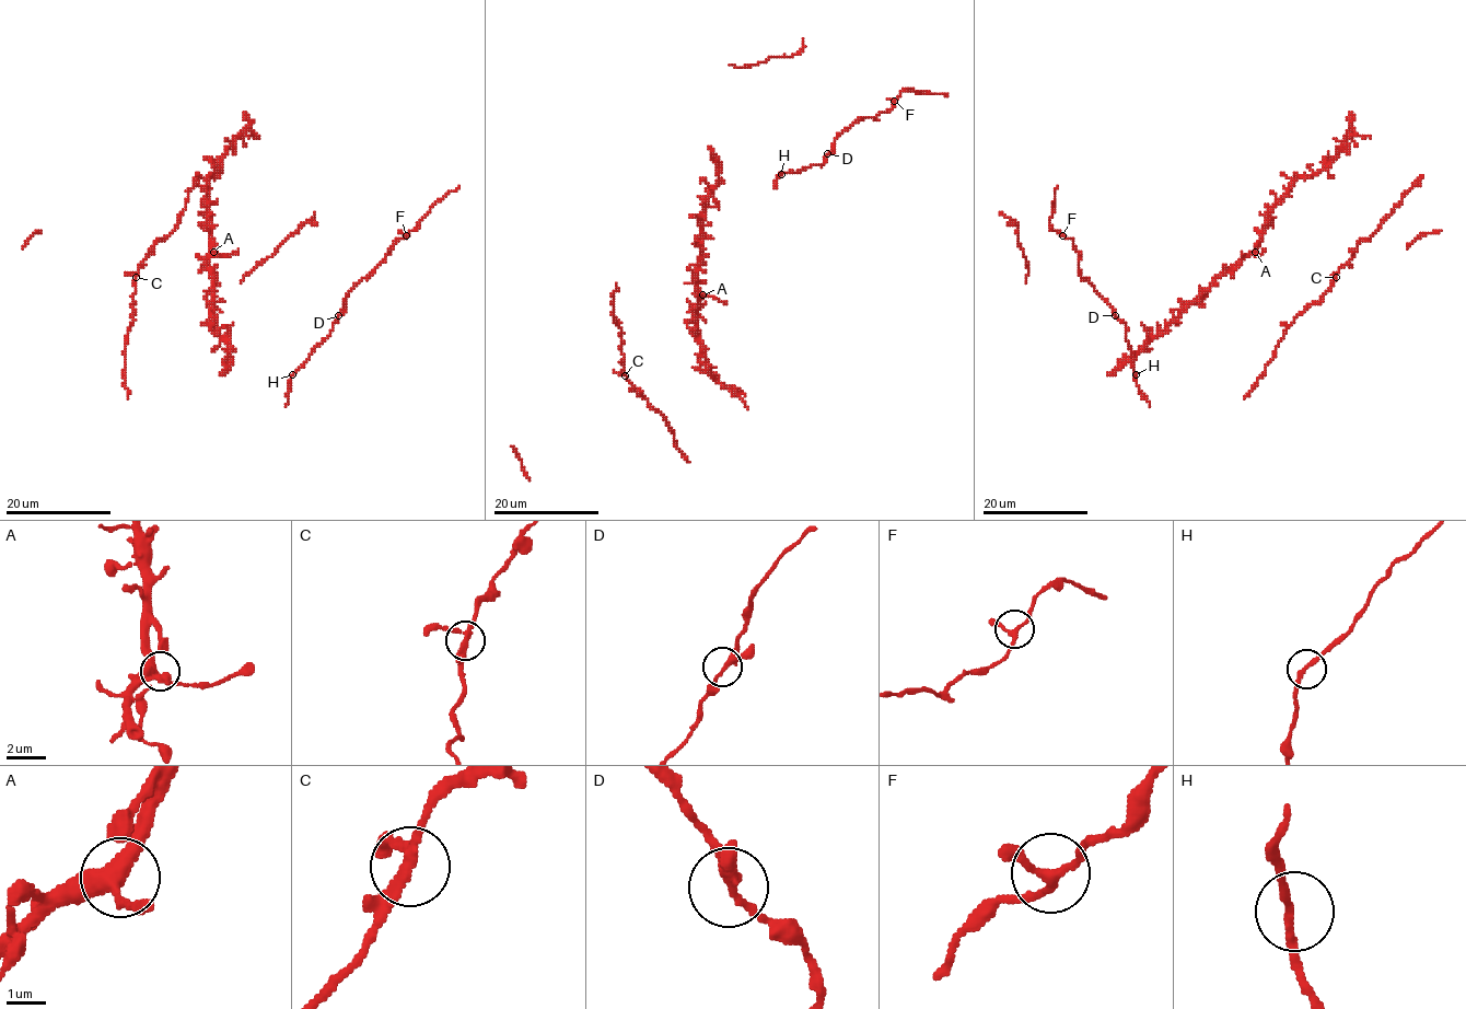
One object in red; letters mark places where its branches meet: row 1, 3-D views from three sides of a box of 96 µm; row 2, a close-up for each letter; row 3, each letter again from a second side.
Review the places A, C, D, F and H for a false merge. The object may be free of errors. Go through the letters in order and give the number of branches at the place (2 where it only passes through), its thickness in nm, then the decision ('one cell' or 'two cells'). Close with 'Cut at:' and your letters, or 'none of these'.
A: 3 | 380 nm | one cell
C: 3 | 200 nm | one cell
D: 3 | 240 nm | one cell
F: 3 | 180 nm | one cell
H: 2 | 200 nm | one cell
Cut at: none of these

